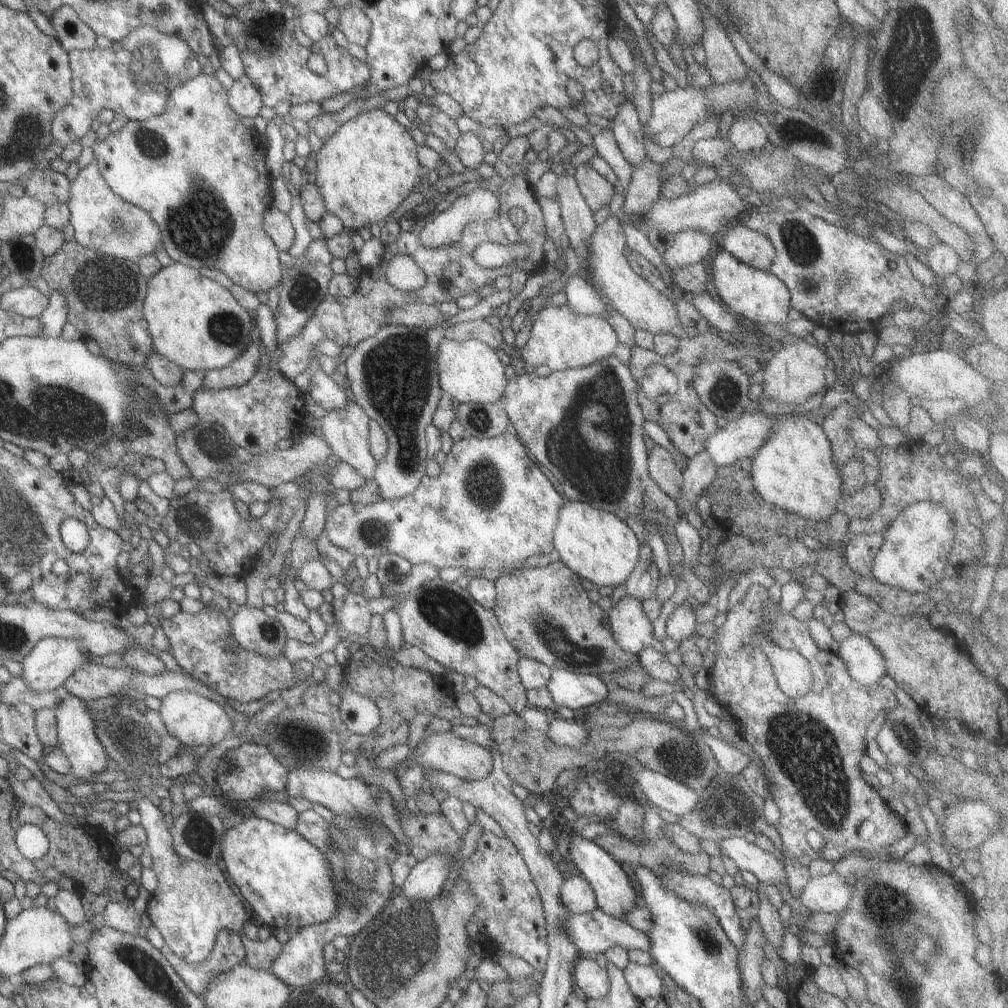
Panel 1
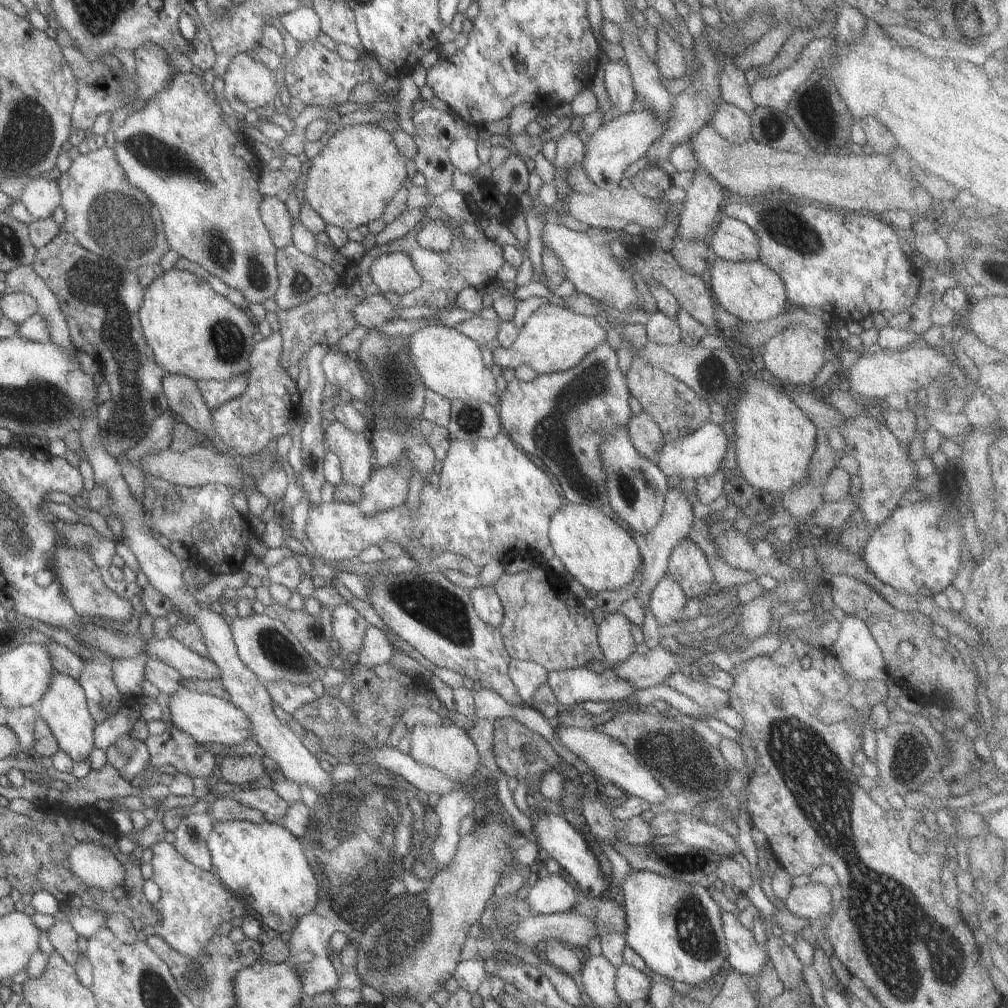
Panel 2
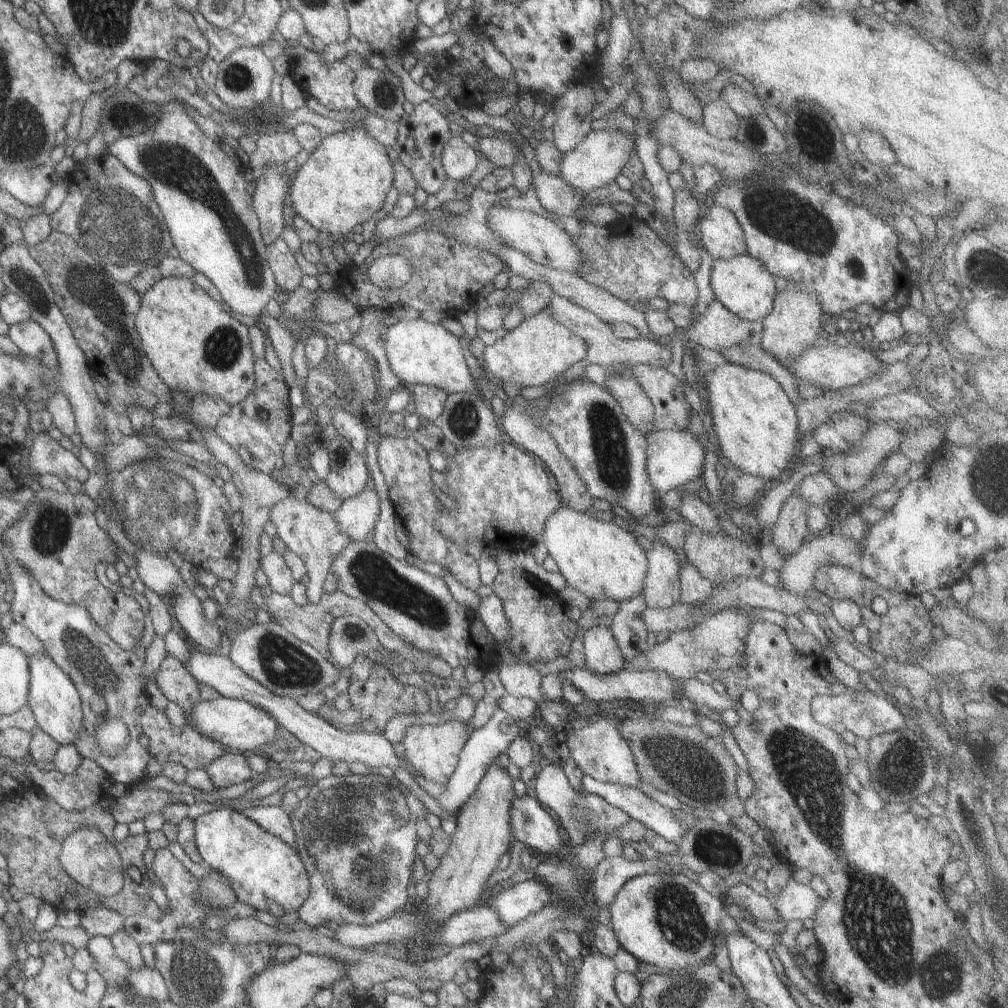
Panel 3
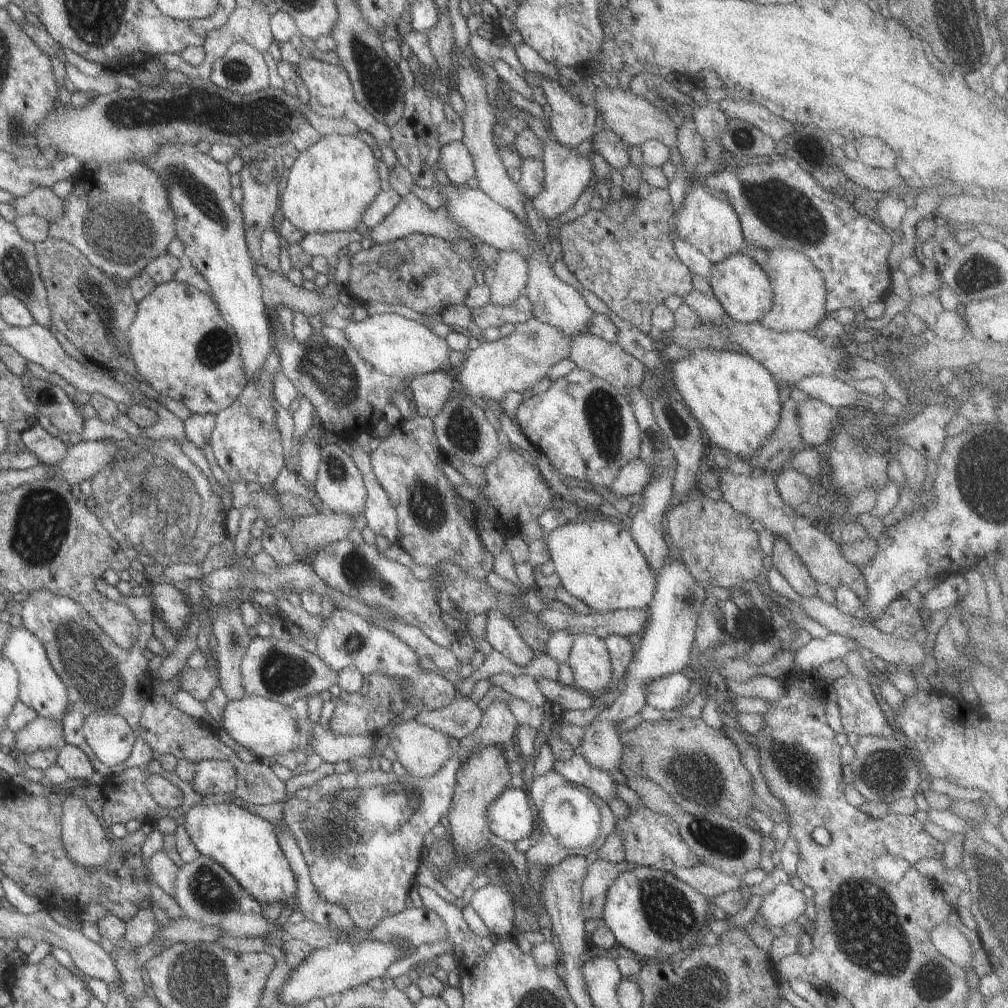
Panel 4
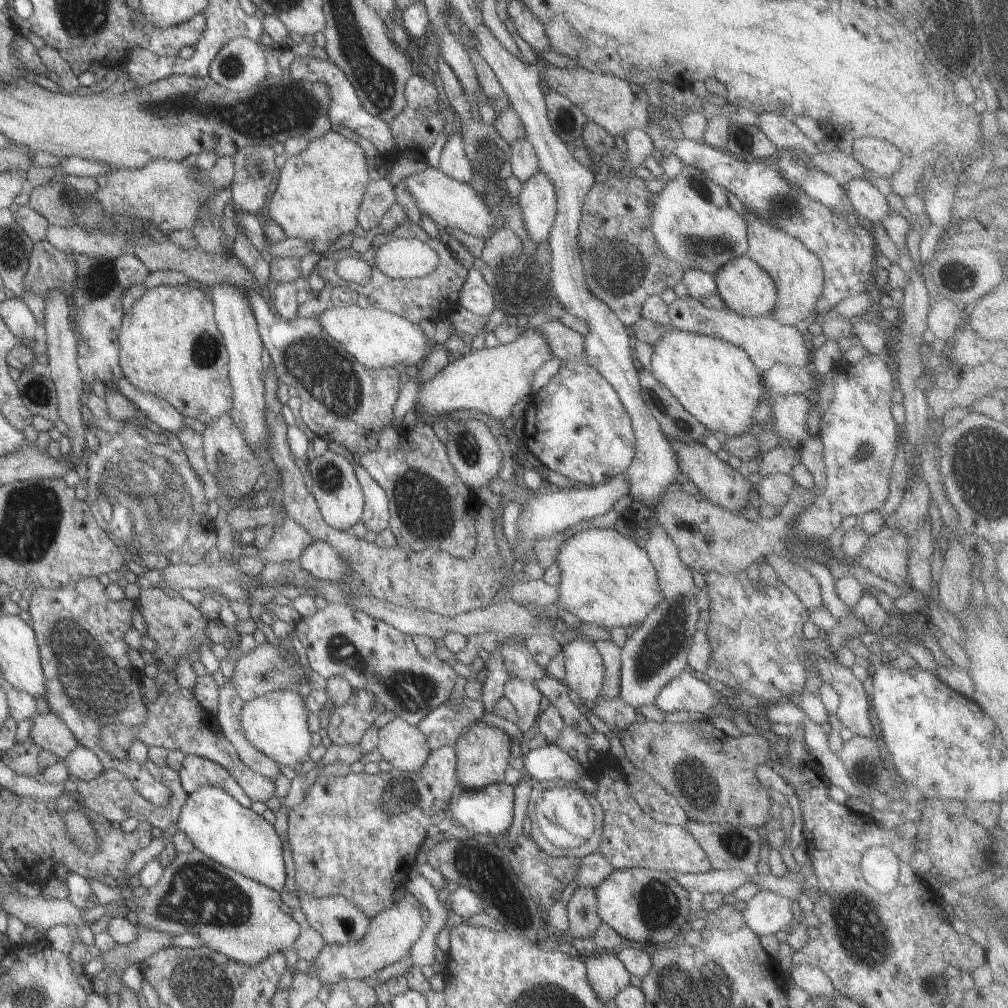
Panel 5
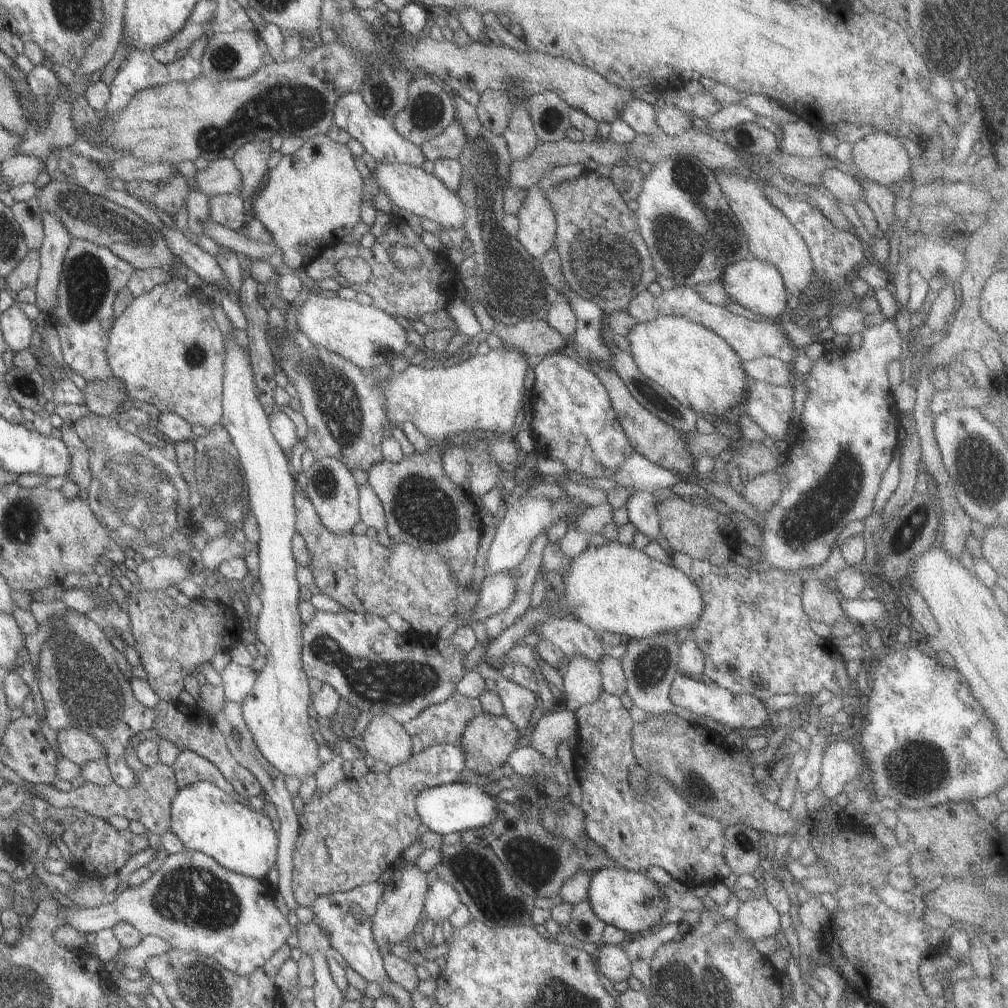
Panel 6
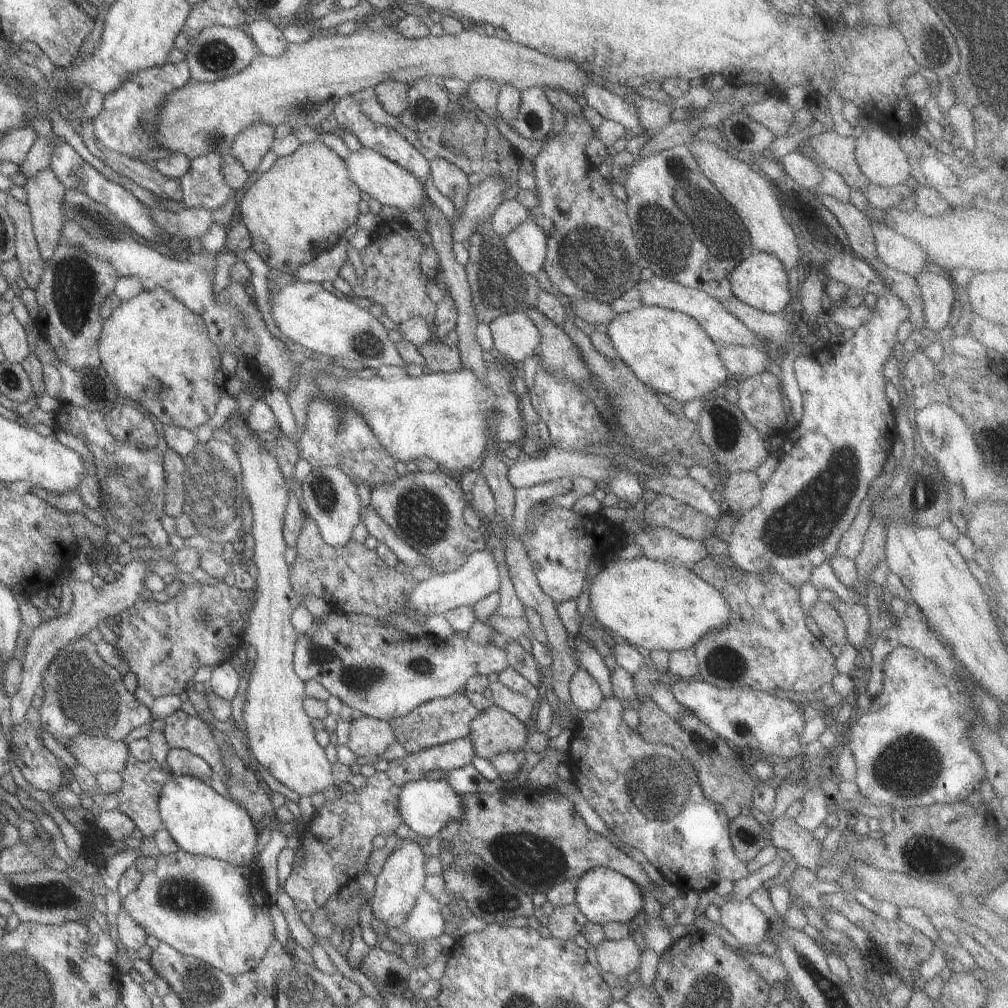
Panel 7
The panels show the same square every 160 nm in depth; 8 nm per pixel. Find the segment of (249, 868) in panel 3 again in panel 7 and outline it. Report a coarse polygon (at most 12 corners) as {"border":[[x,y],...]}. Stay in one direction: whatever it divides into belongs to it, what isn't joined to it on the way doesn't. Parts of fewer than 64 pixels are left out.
{"border":[[169,774],[160,829],[178,849],[247,866],[249,814],[202,780]]}

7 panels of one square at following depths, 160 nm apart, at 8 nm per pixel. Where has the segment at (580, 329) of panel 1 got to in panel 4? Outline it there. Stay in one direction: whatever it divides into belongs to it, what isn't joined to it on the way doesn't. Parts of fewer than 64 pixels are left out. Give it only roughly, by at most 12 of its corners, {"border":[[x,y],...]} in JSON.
{"border":[[528,318],[481,341],[453,370],[455,389],[501,402],[545,377],[570,338]]}

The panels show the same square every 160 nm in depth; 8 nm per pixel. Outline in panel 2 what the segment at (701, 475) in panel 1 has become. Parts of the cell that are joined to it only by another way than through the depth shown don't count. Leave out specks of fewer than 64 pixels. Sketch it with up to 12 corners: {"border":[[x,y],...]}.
{"border":[[677,483],[664,494],[660,519],[642,535],[631,528],[641,556],[643,606],[665,575],[675,543],[687,537],[694,516]]}

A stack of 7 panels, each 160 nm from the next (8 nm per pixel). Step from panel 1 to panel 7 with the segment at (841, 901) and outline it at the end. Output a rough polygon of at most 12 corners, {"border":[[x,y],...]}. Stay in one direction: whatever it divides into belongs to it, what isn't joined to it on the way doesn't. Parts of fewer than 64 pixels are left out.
{"border":[[731,899],[719,922],[747,946],[765,944],[770,922],[750,900]]}

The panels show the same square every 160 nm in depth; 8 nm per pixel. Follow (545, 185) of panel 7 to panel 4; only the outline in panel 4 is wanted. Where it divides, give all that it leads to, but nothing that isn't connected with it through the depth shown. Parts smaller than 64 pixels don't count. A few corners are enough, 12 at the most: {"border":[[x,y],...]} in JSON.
{"border":[[667,189],[558,229],[561,258],[621,326],[647,334],[693,289]]}

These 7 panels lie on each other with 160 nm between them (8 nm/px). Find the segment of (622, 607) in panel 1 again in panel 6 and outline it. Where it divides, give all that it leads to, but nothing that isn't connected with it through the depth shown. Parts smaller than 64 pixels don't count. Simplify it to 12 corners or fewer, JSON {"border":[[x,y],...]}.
{"border":[[572,656],[561,672],[561,706],[573,711],[601,693],[598,666]]}

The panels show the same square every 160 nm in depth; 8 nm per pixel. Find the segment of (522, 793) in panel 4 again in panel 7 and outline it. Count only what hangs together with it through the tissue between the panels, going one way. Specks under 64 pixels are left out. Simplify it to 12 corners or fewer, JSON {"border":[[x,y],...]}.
{"border":[[443,780],[397,790],[399,818],[417,838],[438,836],[463,815]]}

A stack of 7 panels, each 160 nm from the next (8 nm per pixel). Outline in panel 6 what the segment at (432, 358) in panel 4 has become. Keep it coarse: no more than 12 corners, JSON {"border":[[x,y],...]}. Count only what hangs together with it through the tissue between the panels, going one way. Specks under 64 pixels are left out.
{"border":[[311,296],[287,322],[361,369],[409,344],[390,314]]}

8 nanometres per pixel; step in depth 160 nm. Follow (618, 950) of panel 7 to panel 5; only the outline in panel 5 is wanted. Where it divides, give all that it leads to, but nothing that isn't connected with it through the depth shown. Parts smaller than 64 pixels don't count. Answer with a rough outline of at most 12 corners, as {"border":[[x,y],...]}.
{"border":[[616,955],[581,956],[587,984],[603,1005],[629,985]]}

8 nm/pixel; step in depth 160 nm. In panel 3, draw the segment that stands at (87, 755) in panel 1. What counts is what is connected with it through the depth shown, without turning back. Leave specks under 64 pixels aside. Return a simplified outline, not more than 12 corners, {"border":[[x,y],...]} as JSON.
{"border":[[27,655],[26,705],[58,745],[84,727],[70,678],[47,655]]}

